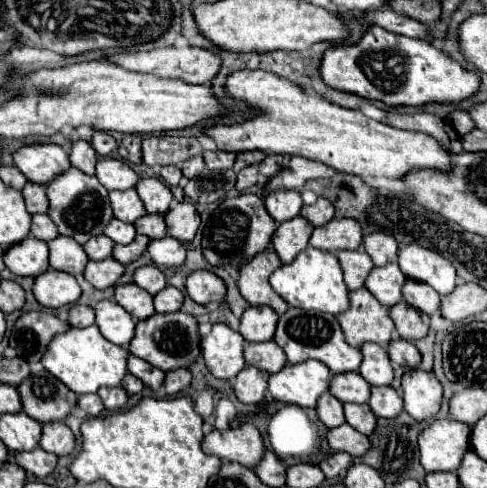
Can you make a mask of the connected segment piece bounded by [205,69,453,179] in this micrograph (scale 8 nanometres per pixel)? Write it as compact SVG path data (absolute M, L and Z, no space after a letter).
M237 71L227 79L227 93L261 109L259 117L237 125L215 125L205 133L215 139L219 149L227 151L265 151L275 155L299 155L311 161L321 161L341 173L359 177L403 179L411 171L435 169L451 173L453 161L449 151L431 135L395 129L373 121L359 111L329 103L319 95L307 95L297 83L277 77L267 71Z

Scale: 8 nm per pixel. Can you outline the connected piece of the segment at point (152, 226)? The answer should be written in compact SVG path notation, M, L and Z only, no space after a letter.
M145 215L145 217L139 217L135 223L133 223L135 231L141 233L141 235L147 235L149 239L161 239L167 235L167 229L165 229L165 221L161 215Z

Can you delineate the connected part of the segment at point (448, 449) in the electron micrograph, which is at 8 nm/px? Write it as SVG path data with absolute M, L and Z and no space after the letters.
M437 419L419 435L421 465L431 471L455 471L469 451L471 429L465 423Z

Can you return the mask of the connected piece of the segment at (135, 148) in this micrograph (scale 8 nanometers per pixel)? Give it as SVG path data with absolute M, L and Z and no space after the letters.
M125 135L119 143L117 153L127 163L141 163L141 137L139 135Z

